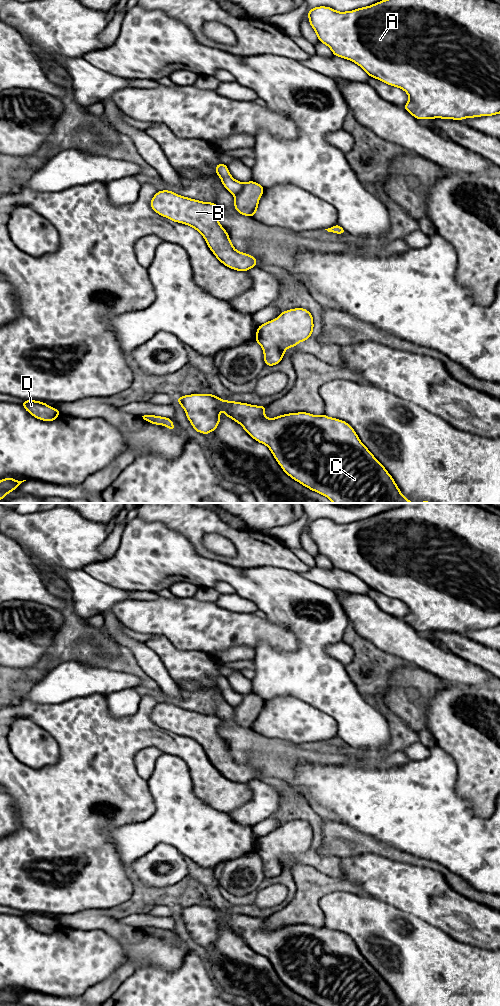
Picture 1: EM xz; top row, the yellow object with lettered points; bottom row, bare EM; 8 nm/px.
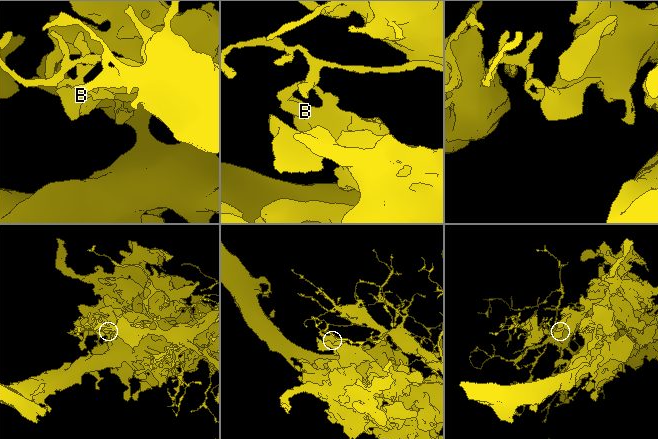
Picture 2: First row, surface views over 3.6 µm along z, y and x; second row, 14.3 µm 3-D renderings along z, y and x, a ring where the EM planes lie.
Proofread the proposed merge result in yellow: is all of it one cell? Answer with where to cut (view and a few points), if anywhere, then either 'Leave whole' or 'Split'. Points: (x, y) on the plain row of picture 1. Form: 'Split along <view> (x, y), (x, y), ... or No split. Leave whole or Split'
Split along xz (243, 695), (243, 699), (234, 707). Split

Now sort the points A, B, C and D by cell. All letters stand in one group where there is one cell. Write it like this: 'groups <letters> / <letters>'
groups A / B C D

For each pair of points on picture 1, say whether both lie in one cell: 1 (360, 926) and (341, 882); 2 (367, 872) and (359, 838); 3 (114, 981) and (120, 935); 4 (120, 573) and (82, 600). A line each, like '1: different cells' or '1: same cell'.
1: different cells
2: different cells
3: same cell
4: different cells

